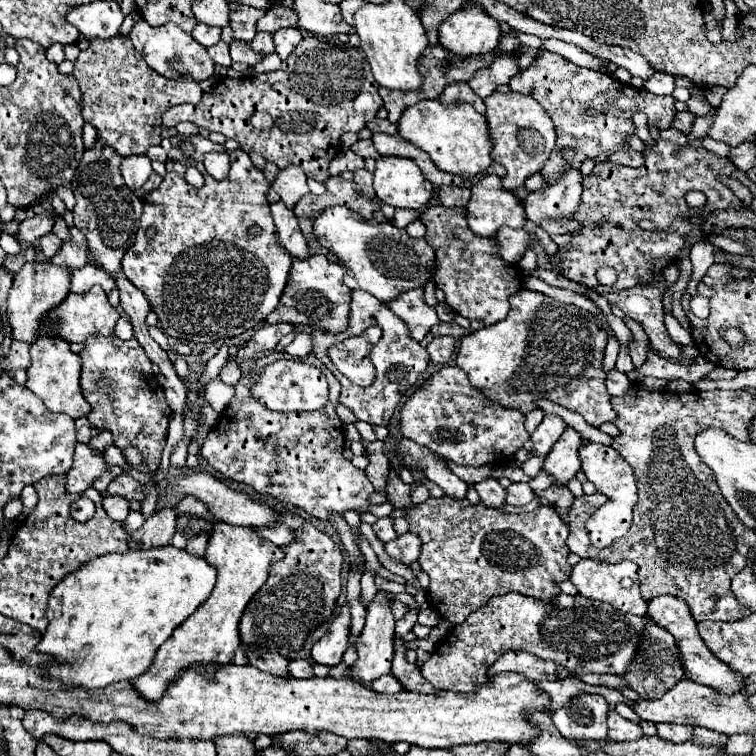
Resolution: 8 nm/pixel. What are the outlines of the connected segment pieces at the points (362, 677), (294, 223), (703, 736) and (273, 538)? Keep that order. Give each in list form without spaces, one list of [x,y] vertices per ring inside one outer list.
[[[379,591],[375,595],[375,599],[371,601],[371,605],[367,607],[367,621],[365,627],[361,631],[361,635],[357,637],[357,661],[349,667],[351,669],[351,679],[359,681],[359,683],[369,683],[379,679],[381,675],[387,675],[391,669],[391,661],[393,661],[393,637],[395,637],[395,619],[391,615],[389,603],[393,601],[393,597],[385,591]]]
[[[283,201],[271,203],[273,221],[277,227],[279,243],[297,259],[309,257],[307,239],[303,237],[299,221],[291,209],[287,209]]]
[[[695,727],[693,741],[699,743],[699,745],[717,745],[717,747],[723,747],[727,743],[727,735],[711,731],[711,729],[705,729],[705,727]]]
[[[275,523],[271,527],[255,527],[255,531],[259,531],[259,535],[263,539],[269,539],[273,545],[279,545],[279,547],[287,545],[295,539],[293,531],[285,523]]]

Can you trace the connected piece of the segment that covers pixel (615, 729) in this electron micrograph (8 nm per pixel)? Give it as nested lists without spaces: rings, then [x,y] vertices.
[[[609,711],[607,727],[609,727],[607,735],[613,741],[633,741],[633,739],[641,739],[643,737],[643,731],[641,731],[639,723],[623,719],[617,711]]]

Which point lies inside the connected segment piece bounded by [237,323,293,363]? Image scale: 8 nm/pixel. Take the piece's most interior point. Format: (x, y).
(266, 337)

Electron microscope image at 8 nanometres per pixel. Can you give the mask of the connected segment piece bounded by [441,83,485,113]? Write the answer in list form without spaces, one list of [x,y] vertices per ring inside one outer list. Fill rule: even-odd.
[[[451,83],[451,85],[447,85],[447,89],[445,89],[443,95],[441,95],[441,101],[443,101],[443,103],[467,101],[467,103],[471,103],[479,113],[485,113],[483,99],[479,99],[479,97],[475,95],[475,91],[473,91],[467,83]]]

